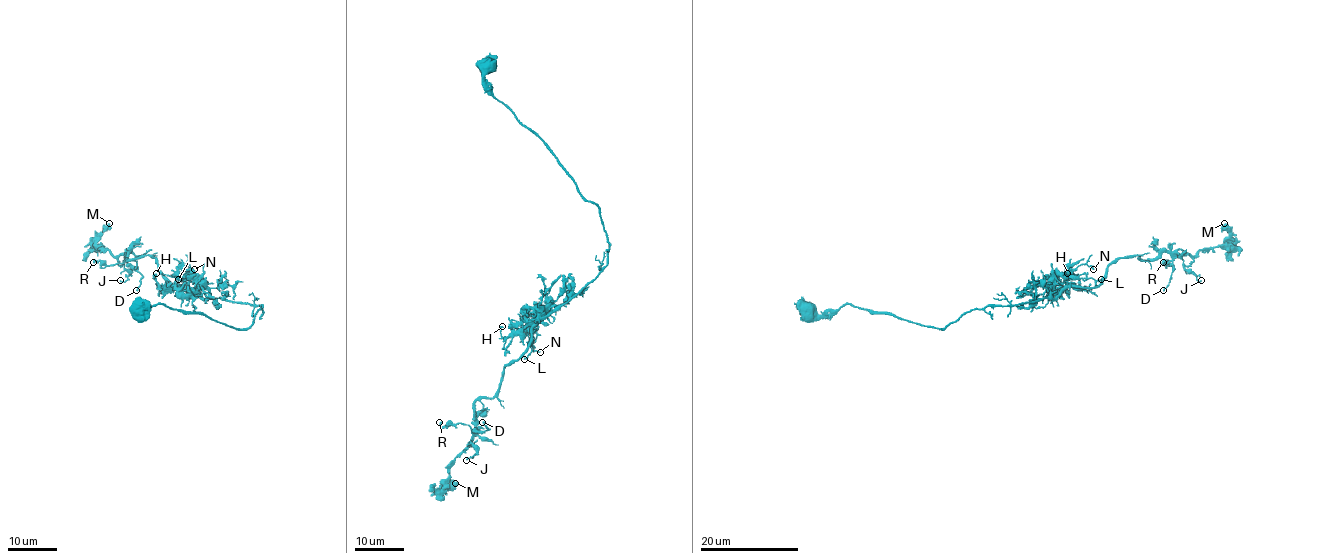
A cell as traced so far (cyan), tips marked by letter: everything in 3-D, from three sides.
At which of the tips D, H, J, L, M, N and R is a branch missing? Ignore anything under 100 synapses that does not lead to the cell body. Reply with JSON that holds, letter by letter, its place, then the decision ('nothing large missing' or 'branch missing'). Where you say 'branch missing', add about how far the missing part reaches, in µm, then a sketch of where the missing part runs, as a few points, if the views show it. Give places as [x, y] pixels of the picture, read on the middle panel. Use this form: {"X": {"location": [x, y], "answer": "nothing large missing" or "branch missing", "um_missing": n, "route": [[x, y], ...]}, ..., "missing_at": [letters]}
{"D": {"location": [482, 422], "answer": "nothing large missing"}, "H": {"location": [502, 326], "answer": "nothing large missing"}, "J": {"location": [466, 460], "answer": "nothing large missing"}, "L": {"location": [524, 359], "answer": "nothing large missing"}, "M": {"location": [455, 483], "answer": "nothing large missing"}, "N": {"location": [540, 352], "answer": "nothing large missing"}, "R": {"location": [439, 422], "answer": "nothing large missing"}, "missing_at": []}

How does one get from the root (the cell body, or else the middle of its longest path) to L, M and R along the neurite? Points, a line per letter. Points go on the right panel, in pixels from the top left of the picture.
L: (806, 309), (818, 315), (833, 315), (851, 304), (943, 328), (975, 309), (1054, 298), (1067, 279), (1101, 279)
M: (806, 309), (851, 304), (943, 328), (975, 309), (1096, 287), (1119, 258), (1195, 256), (1223, 242), (1224, 223)
R: (806, 309), (833, 315), (851, 304), (943, 328), (975, 309), (1096, 287), (1119, 258), (1169, 253), (1163, 262)

